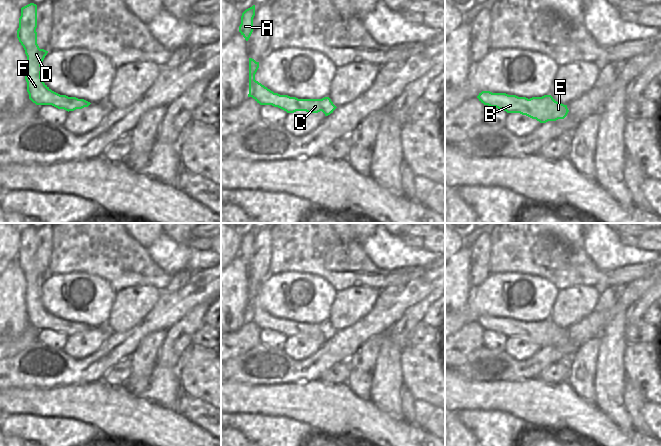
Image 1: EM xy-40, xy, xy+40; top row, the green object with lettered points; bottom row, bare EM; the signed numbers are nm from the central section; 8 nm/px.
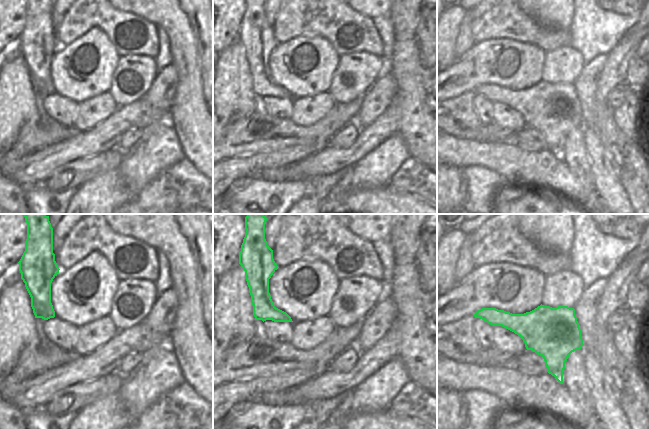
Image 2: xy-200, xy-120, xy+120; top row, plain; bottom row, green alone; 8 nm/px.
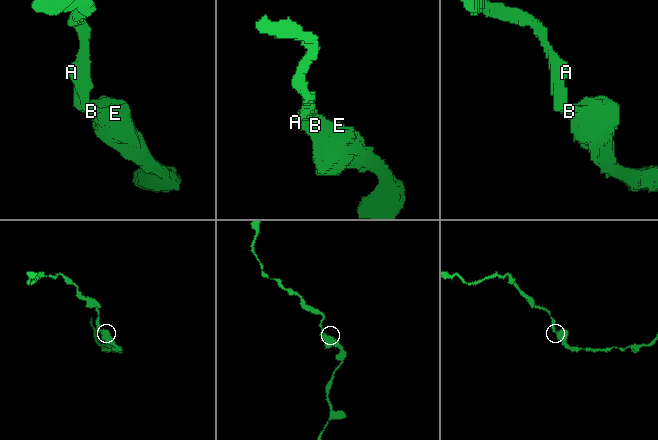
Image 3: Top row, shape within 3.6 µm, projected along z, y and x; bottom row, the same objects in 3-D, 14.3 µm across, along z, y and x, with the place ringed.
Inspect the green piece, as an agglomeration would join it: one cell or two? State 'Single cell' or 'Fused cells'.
Single cell

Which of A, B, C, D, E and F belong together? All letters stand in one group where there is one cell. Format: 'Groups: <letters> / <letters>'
Groups: A B C D E F

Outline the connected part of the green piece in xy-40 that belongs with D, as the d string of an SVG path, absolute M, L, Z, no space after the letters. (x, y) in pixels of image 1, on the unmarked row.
M30 227L21 232L17 262L25 274L27 290L25 304L29 323L36 329L52 329L58 333L74 335L88 331L91 327L76 321L60 319L52 315L42 304L41 288L48 275L40 273L37 268L37 229Z

